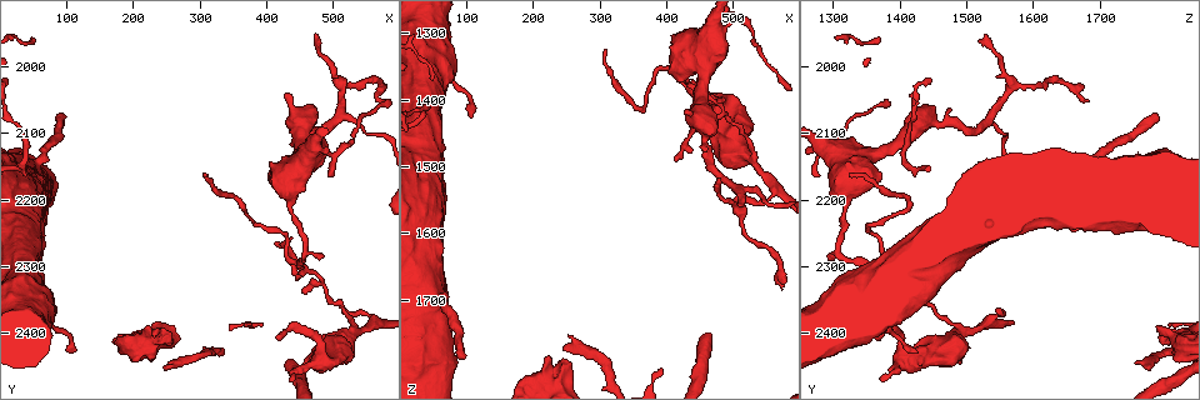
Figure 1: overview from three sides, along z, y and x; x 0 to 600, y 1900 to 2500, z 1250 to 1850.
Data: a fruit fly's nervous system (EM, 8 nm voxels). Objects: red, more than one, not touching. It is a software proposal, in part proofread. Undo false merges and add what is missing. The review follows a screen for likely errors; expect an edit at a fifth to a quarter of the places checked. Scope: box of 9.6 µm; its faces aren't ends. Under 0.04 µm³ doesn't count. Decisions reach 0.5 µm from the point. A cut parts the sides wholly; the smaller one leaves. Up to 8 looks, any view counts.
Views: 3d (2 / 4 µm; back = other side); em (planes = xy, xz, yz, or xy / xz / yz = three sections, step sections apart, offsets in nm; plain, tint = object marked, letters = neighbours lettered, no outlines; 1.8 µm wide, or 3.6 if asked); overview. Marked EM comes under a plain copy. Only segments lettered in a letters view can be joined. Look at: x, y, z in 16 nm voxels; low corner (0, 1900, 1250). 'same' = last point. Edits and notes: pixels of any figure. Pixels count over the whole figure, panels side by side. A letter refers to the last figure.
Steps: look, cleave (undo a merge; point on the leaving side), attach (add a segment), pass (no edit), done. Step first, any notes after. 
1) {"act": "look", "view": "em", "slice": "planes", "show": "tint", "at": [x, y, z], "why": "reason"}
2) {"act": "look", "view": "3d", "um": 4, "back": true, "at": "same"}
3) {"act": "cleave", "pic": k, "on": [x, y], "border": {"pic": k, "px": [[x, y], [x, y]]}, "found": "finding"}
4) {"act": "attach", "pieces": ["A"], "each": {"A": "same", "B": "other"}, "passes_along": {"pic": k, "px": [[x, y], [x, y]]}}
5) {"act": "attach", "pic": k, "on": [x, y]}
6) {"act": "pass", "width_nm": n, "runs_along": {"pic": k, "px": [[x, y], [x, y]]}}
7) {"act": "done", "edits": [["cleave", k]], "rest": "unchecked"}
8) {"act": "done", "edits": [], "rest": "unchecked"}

{"act": "look", "view": "3d", "um": 2, "at": [250, 2390, 1800], "why": "branch stops here"}

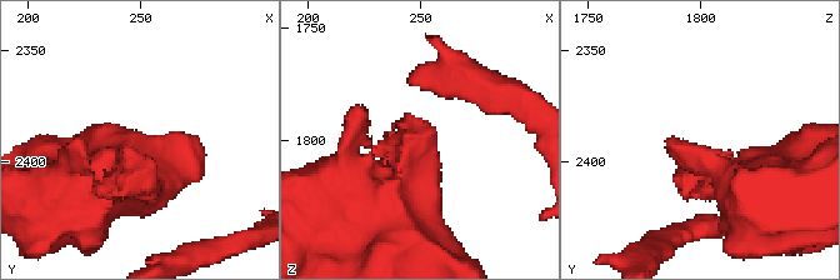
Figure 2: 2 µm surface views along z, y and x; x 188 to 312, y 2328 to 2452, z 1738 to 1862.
{"act": "look", "view": "em", "slice": "planes", "show": "letters", "at": [247, 2395, 1797]}

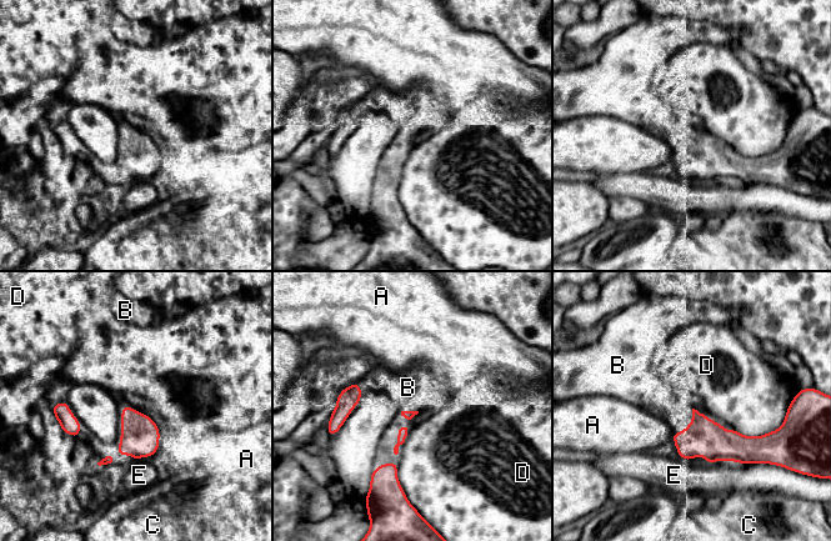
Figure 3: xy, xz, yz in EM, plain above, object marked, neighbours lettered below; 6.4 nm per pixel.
{"act": "attach", "pieces": ["B"], "each": {"A": "other", "B": "same", "C": "other", "D": "other", "E": "other"}, "found": "it goes on there"}

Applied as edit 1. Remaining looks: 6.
{"act": "look", "view": "overview", "why": "redraw"}

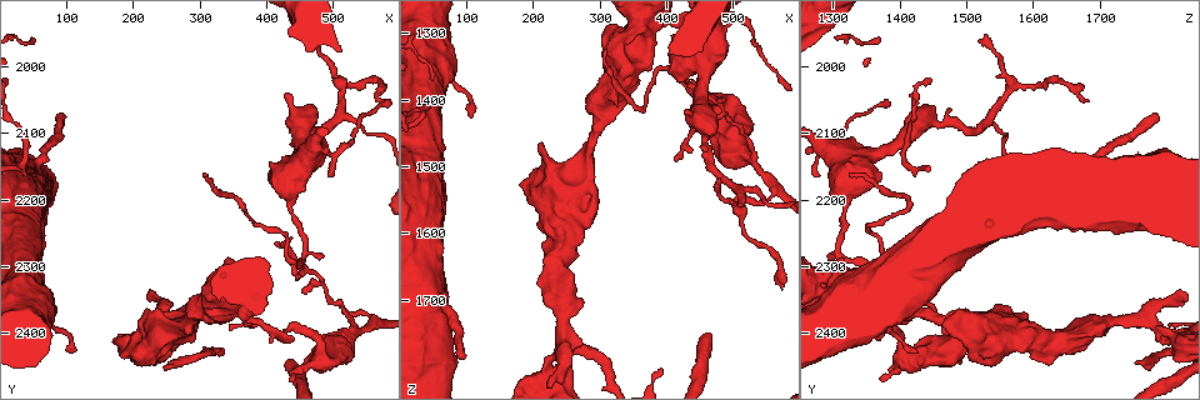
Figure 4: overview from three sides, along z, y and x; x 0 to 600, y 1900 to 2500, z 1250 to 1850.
{"act": "look", "view": "em", "um": 3.6, "slice": "planes", "show": "tint", "at": [480, 2440, 1415], "why": "sharp bend"}

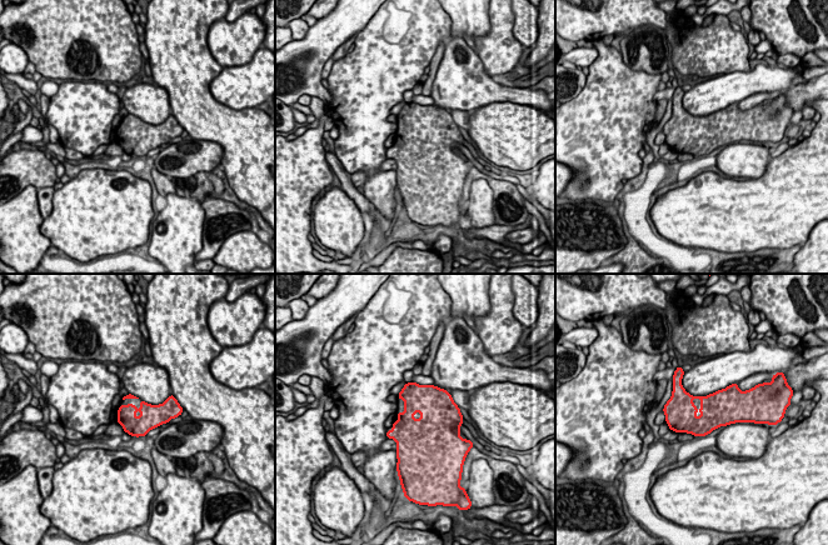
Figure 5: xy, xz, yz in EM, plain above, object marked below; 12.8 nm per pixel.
{"act": "look", "view": "em", "um": 3.6, "slice": "planes", "show": "letters", "at": "same", "why": "see the neighbours"}

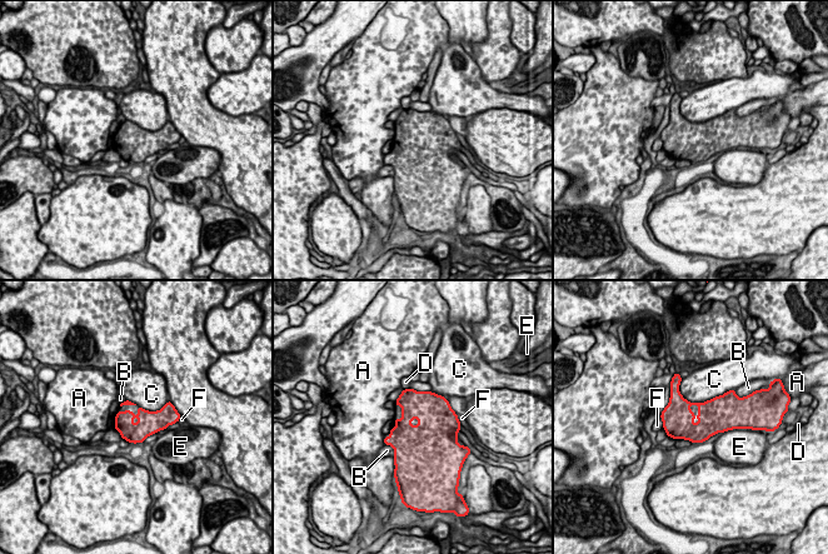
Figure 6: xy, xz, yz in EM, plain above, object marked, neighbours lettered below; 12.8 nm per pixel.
{"act": "pass", "longest_contact_nm": ["C", 650], "each": {"A": "other", "B": "other", "C": "other", "D": "other", "E": "other", "F": "other"}, "border": {"pic": 6, "px": [[678, 385], [692, 402], [726, 392]]}, "found": "all the same neuron"}

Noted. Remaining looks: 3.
{"act": "look", "view": "em", "slice": "planes", "show": "tint", "at": [460, 2280, 1310], "why": "sharp bend"}

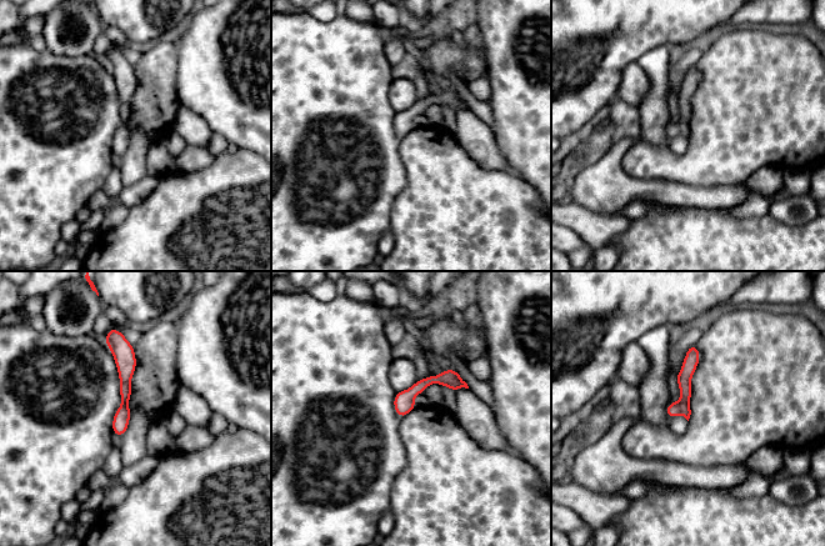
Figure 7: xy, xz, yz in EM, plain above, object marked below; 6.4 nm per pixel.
{"act": "look", "view": "em", "slice": "planes", "show": "letters", "at": "same"}

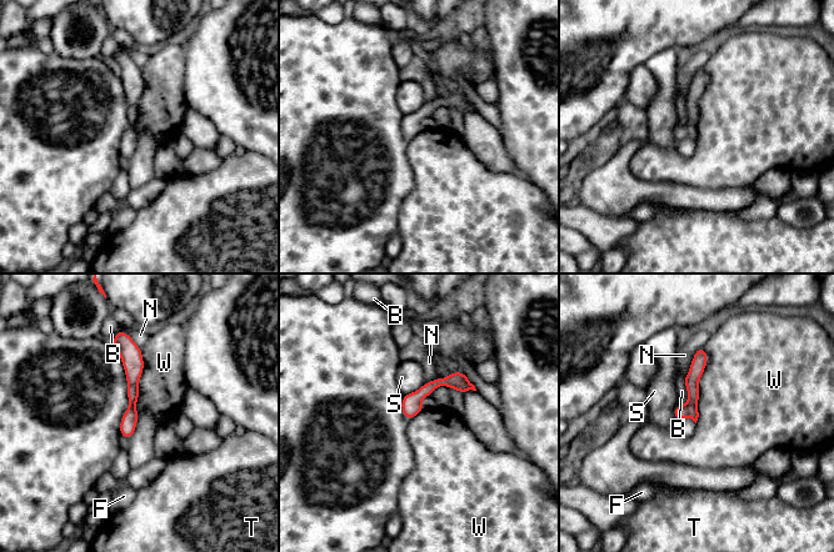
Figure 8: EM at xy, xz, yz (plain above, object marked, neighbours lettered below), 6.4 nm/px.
{"act": "pass", "each": {"B": "other", "F": "other", "N": "other", "S": "other", "T": "other", "W": "other"}, "runs_along": {"pic": 8, "px": [[125, 340], [133, 361], [126, 435]]}, "found": "one neuron here"}

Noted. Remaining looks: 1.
{"act": "done", "edits": [["attach", 3]], "rest": "unchecked"}

